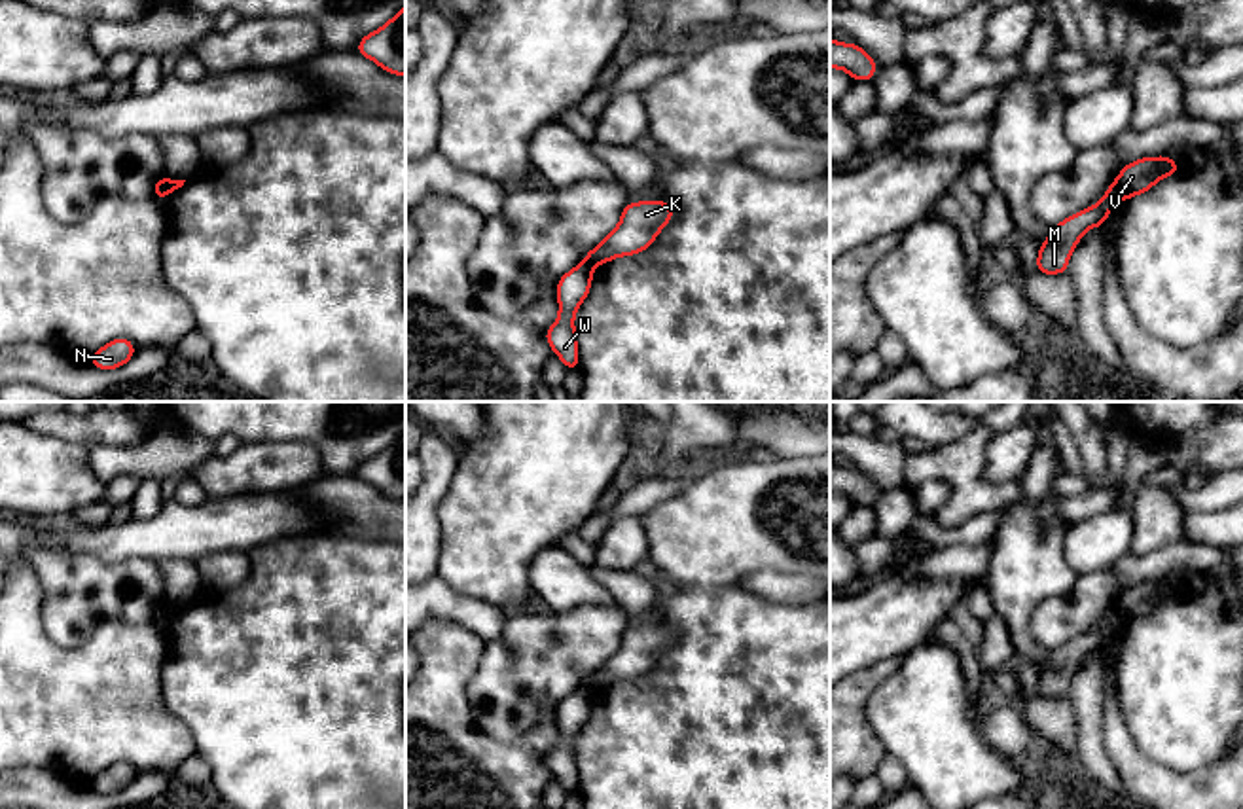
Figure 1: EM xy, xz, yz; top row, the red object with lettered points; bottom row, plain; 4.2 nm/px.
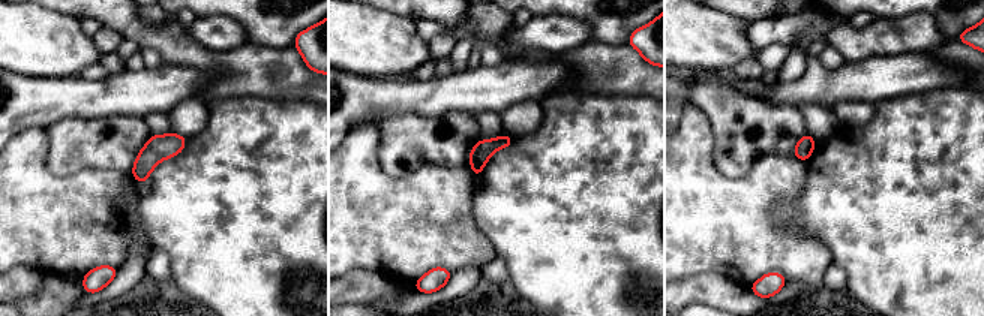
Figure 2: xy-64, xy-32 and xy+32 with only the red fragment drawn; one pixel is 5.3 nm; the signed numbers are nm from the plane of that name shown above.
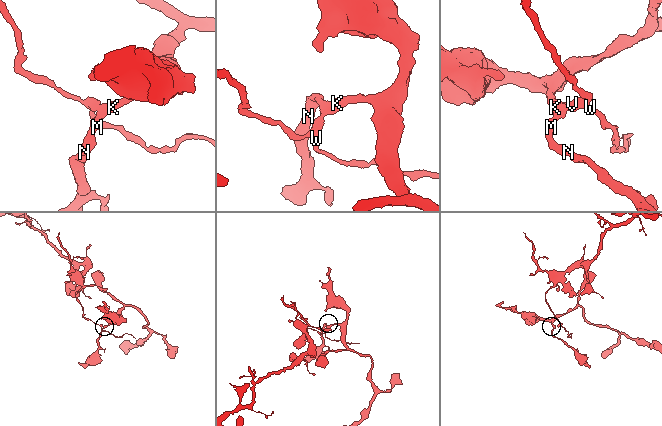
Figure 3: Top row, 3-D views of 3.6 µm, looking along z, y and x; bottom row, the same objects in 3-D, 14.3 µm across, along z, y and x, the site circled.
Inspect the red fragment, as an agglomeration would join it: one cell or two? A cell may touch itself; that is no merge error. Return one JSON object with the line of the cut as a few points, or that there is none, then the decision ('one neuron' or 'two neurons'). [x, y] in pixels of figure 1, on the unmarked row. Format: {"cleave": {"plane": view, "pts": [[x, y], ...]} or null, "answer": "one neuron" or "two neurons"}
{"cleave": {"plane": "yz", "pts": [[1113, 609], [1116, 624]]}, "answer": "two neurons"}

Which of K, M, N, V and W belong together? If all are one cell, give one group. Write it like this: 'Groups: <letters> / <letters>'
Groups: K M N / V W

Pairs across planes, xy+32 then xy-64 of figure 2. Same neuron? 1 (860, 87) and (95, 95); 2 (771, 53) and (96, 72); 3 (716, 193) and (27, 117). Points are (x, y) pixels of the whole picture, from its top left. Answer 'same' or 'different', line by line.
1: same
2: different
3: different

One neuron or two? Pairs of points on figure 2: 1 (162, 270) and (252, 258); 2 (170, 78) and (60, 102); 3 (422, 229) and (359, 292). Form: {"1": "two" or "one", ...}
{"1": "two", "2": "one", "3": "two"}

